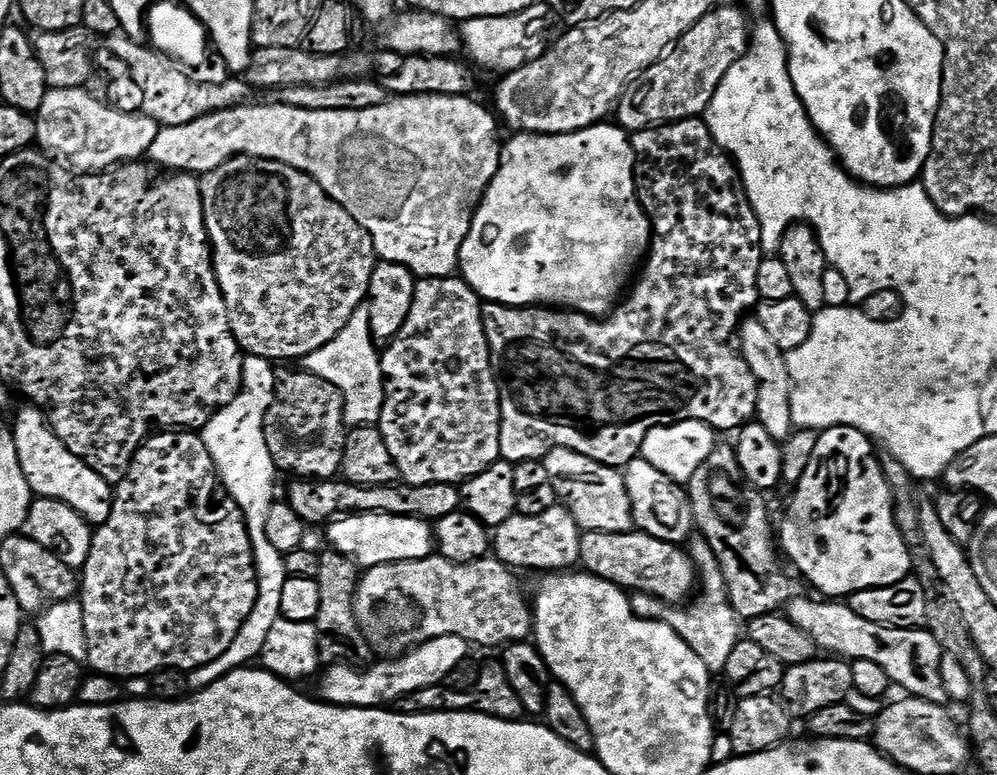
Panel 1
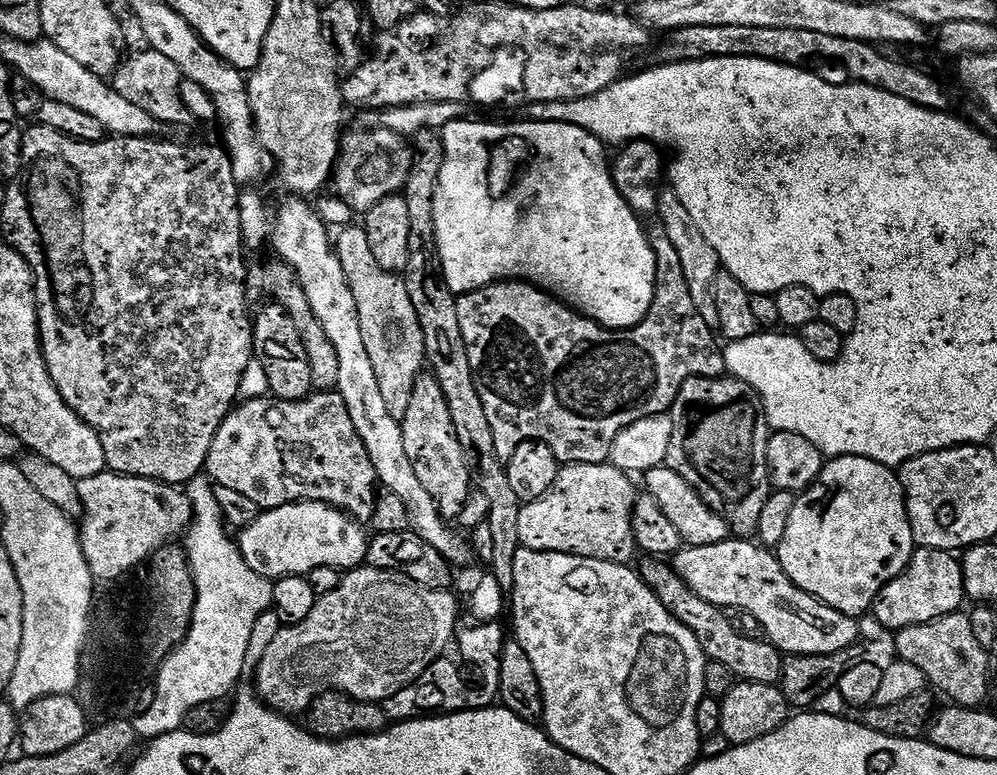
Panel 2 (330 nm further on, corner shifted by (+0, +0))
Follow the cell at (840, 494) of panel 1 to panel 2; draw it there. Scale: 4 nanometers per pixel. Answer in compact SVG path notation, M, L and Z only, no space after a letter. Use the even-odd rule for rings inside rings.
M838 456L825 463L822 474L808 491L797 495L790 526L786 526L786 538L782 538L778 549L778 559L782 570L799 588L806 590L806 594L842 614L860 618L871 609L882 586L902 574L916 547L899 475L870 458Z

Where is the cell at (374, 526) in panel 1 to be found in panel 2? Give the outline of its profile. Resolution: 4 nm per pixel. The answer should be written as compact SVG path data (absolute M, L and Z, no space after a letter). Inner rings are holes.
M301 502L261 511L260 517L251 526L239 533L238 543L246 566L275 582L284 576L307 576L310 570L318 570L318 566L334 566L341 570L361 567L368 559L370 536L360 528L363 527L339 508L331 508L329 504Z

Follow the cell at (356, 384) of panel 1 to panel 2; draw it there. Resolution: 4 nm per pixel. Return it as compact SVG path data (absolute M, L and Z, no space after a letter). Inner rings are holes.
M362 226L354 227L341 227L334 247L342 262L342 270L346 270L348 275L350 290L354 290L354 302L358 302L358 322L362 326L362 338L366 341L374 374L378 374L382 399L386 401L392 417L401 421L410 407L416 383L426 368L422 327L403 279L397 273L387 272L378 266L378 258L374 258L374 250L370 250L366 230Z

